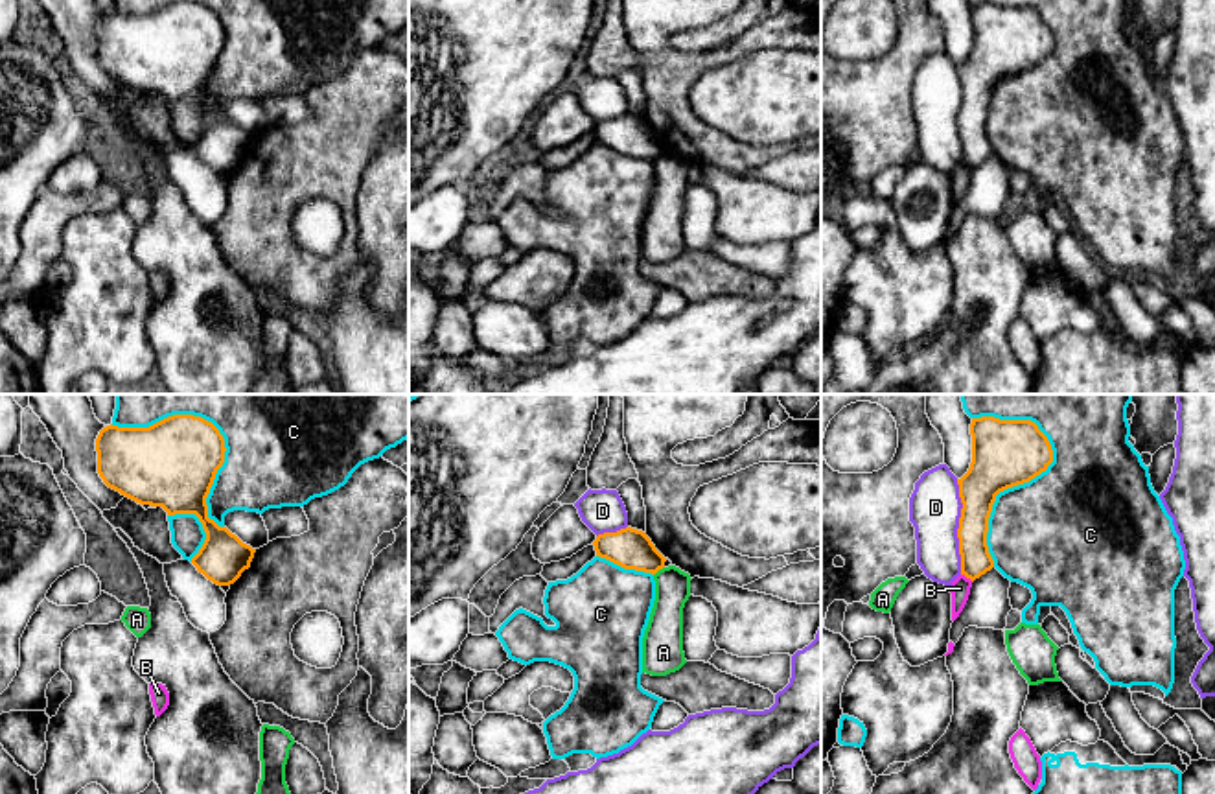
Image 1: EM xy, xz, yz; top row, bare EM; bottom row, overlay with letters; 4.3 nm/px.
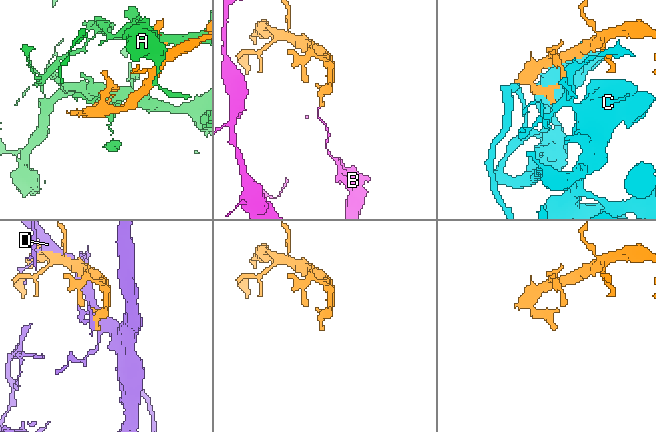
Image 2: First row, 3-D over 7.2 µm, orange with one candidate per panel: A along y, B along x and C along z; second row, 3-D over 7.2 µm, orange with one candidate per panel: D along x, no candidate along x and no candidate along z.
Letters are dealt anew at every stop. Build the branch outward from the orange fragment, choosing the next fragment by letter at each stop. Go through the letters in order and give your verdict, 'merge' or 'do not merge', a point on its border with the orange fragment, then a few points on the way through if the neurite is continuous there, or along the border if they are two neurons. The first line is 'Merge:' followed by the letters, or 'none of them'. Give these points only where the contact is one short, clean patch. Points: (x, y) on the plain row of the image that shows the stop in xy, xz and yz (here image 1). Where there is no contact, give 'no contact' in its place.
Merge: none of them
A: do not merge; meets orange in xz at (658, 157)
B: do not merge; meets orange in yz at (967, 164); border along yz (961, 161), (972, 168)
C: do not merge; meets orange in yz at (1011, 74)
D: do not merge; meets orange in yz at (960, 115)

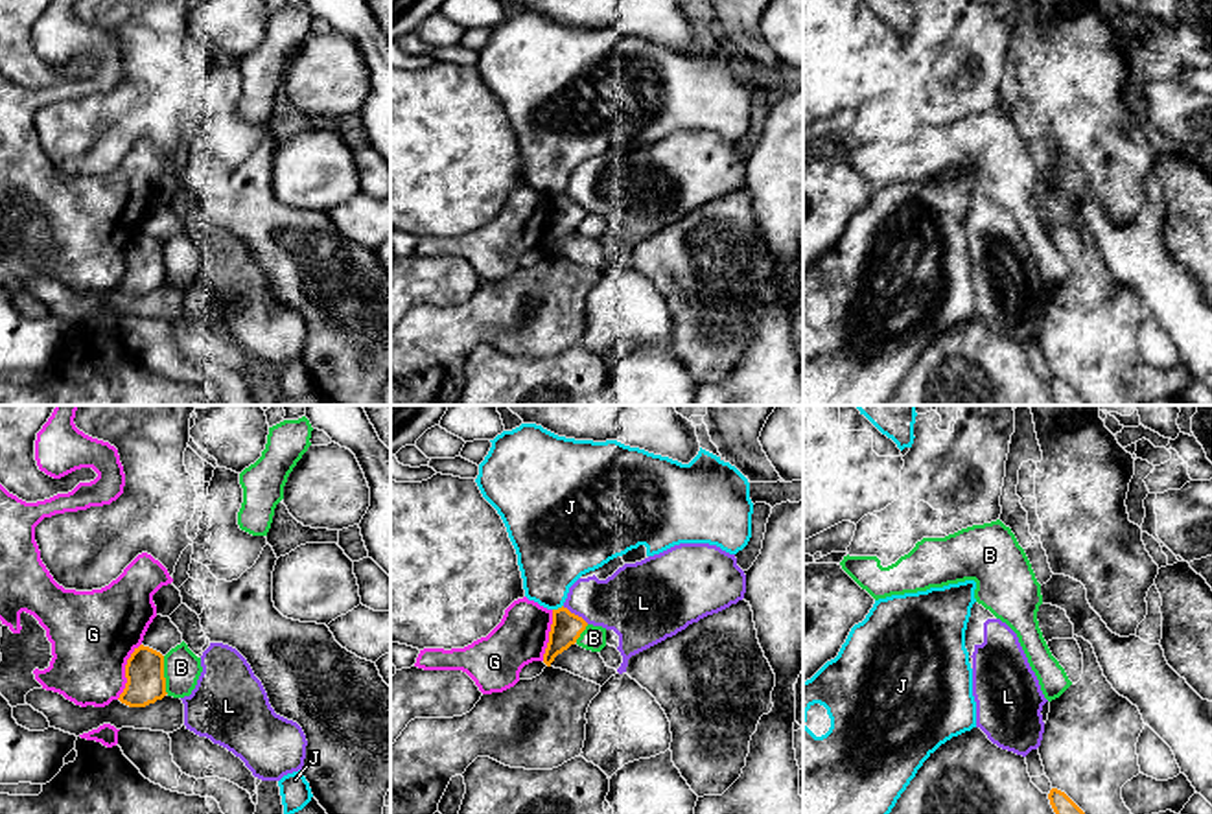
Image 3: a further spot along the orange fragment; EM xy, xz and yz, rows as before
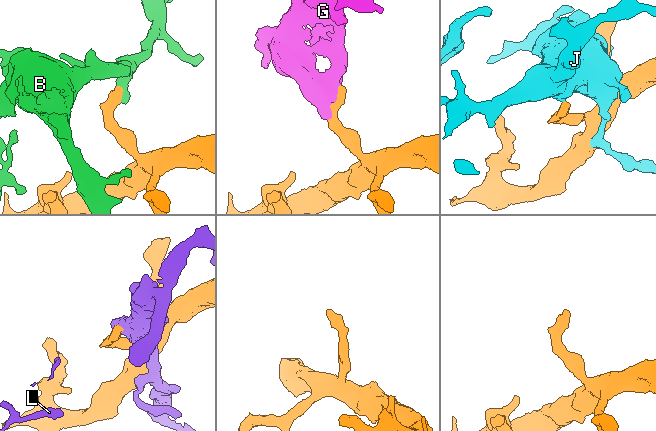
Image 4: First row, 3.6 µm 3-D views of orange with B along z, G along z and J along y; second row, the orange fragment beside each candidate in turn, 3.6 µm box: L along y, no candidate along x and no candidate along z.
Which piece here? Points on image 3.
Merge: none of them
B: do not merge; meets orange in xy at (163, 262); border along xy (163, 244), (164, 277), (168, 280)
G: do not merge; meets orange in xy at (126, 258)
J: do not merge; meets orange in xz at (559, 196)
L: do not merge; meets orange in xz at (573, 201); border along xz (562, 194), (588, 210)

